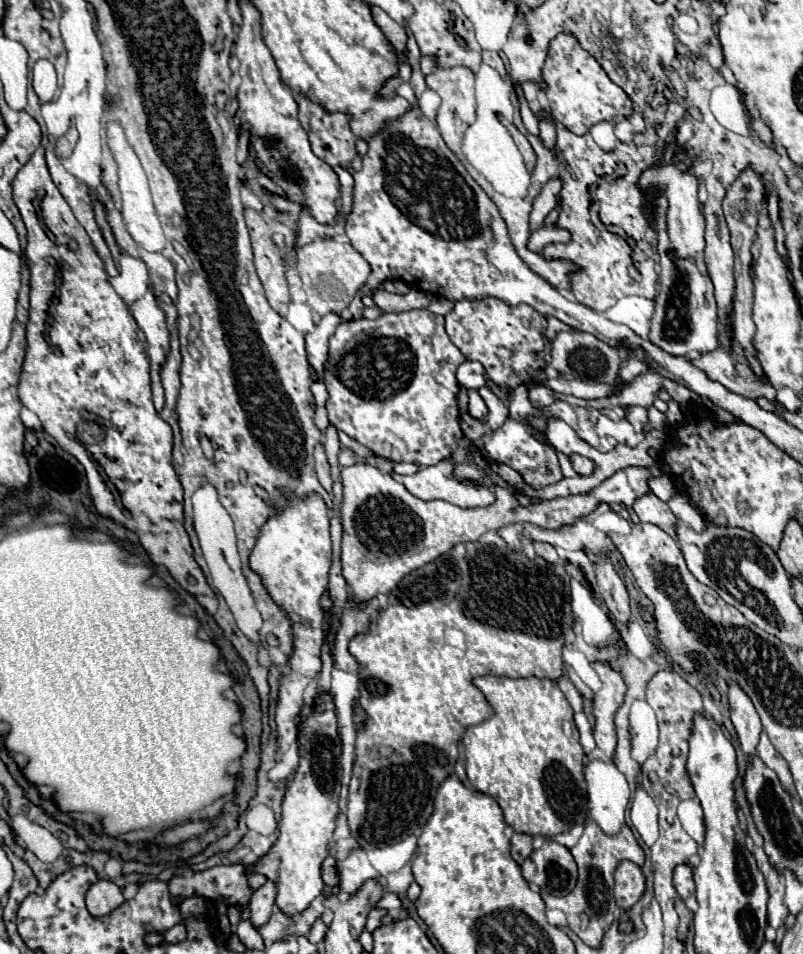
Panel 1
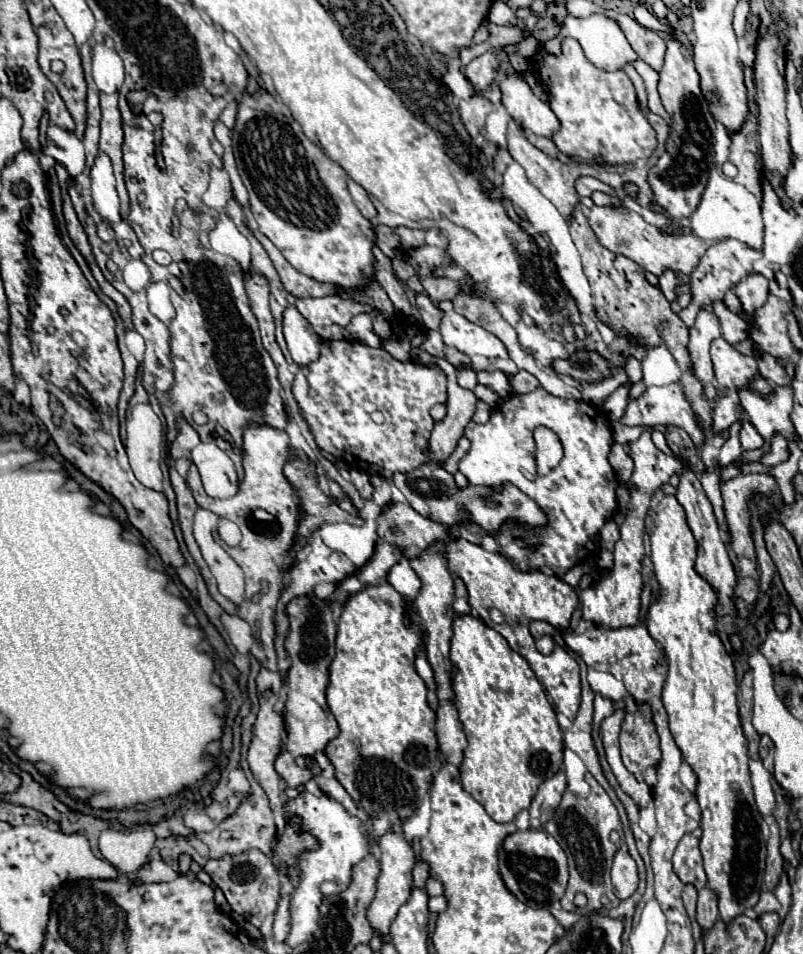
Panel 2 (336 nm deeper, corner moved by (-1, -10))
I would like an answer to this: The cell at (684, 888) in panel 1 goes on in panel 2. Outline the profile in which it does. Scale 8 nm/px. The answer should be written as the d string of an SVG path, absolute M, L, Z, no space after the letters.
M685 834L679 840L679 846L673 856L673 870L681 878L681 882L691 882L697 890L707 884L703 858L699 852L699 838L695 838L693 834Z

